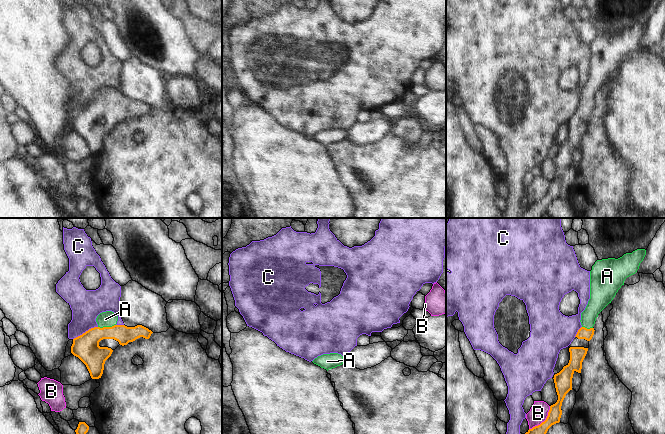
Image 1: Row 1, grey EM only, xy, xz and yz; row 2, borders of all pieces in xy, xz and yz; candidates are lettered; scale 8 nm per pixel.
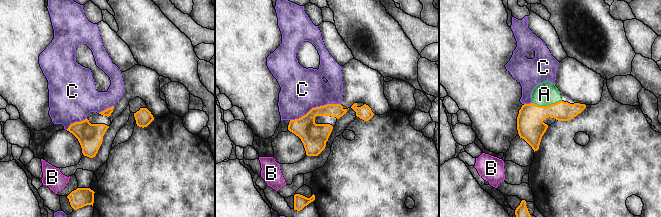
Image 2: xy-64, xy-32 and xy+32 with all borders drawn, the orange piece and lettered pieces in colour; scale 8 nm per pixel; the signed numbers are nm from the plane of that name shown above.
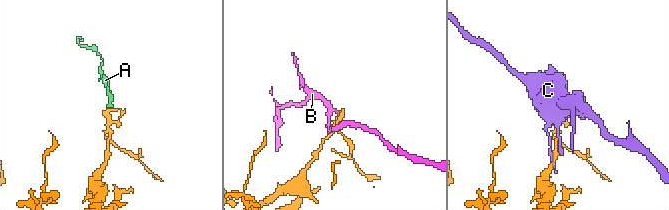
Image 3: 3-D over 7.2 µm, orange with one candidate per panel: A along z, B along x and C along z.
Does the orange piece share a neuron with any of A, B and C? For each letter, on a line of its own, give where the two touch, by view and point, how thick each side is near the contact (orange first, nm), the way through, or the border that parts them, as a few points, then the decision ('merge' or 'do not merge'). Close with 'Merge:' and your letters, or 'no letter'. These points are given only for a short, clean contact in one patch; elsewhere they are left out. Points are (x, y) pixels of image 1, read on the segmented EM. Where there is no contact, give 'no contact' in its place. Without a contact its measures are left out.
A: contact xy (106, 327); calibres 220 and 130 nm; way xy (86, 347), (106, 327), (105, 319); merge
B: contact yz (544, 421); calibres 110 and 150 nm; do not merge
C: contact xy (86, 331); calibres 220 and 240 nm; do not merge
Merge: A

